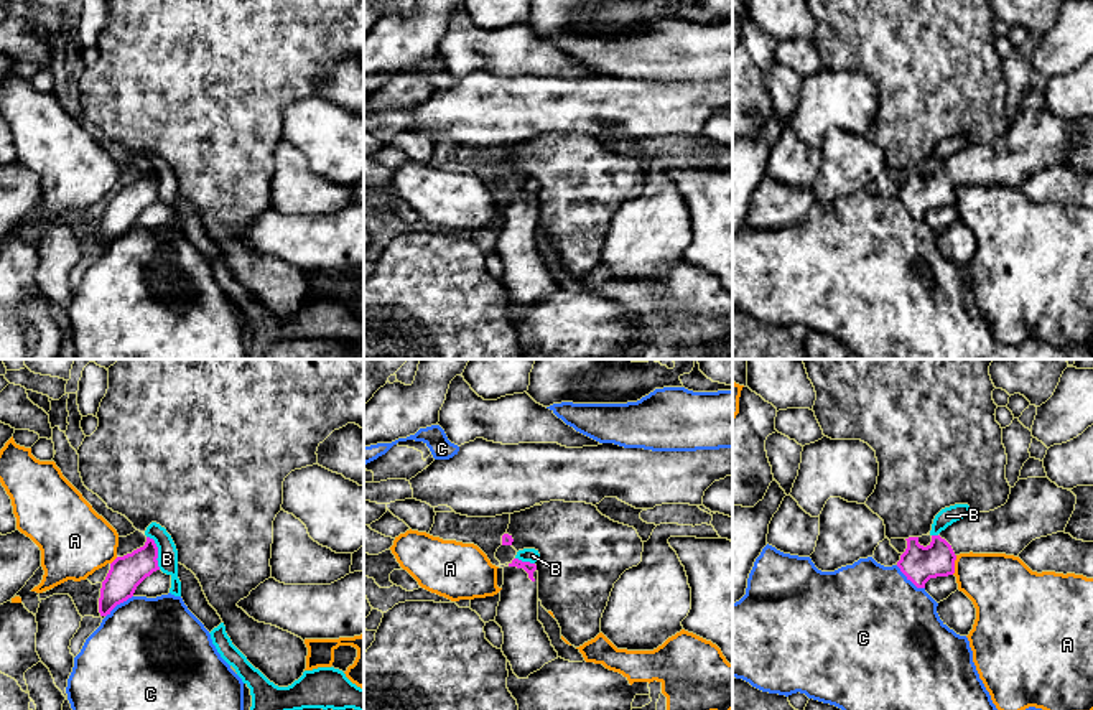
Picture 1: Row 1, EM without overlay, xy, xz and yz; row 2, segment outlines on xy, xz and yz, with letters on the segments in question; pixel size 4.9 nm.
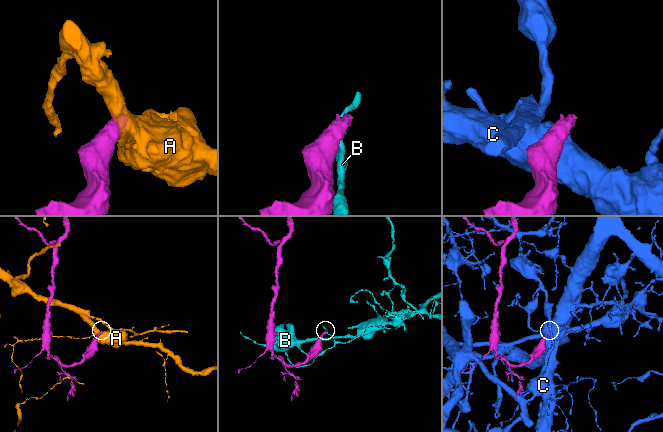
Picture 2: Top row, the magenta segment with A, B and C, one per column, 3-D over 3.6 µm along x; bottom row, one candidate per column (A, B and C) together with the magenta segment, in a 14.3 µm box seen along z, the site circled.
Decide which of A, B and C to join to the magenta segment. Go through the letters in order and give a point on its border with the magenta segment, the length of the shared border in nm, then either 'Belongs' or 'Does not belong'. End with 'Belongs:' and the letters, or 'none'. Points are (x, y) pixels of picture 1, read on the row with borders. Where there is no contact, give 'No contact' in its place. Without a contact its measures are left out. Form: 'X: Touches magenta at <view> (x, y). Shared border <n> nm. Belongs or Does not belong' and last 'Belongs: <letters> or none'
A: Touches magenta at yz (953, 565). Shared border 100 nm. Does not belong
B: Touches magenta at xy (157, 552). Shared border 180 nm. Does not belong
C: Touches magenta at yz (911, 580). Shared border 180 nm. Does not belong
Belongs: none

